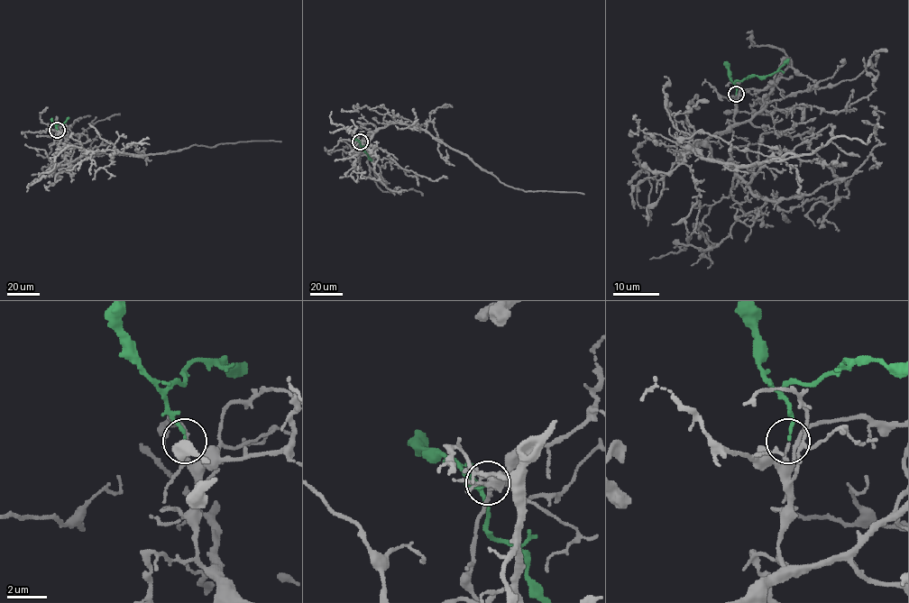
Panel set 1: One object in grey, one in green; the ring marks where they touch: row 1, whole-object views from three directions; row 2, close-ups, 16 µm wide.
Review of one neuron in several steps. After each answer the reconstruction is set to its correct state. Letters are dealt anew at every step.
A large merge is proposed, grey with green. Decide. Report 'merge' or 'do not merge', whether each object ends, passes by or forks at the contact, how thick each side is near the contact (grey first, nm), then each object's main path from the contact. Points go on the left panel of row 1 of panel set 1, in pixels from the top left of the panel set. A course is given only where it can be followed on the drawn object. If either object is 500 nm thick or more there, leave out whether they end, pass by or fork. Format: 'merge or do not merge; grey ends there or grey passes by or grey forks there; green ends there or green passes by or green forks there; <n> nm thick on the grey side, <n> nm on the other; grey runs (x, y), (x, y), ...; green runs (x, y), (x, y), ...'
merge; grey passes by; green ends there; 200 nm thick on the grey side, 140 nm on the other; grey runs (57, 130), (59, 140), (69, 146), (137, 155), (167, 153), (193, 145), (281, 141); green runs (57, 130), (58, 123), (63, 123), (68, 117)

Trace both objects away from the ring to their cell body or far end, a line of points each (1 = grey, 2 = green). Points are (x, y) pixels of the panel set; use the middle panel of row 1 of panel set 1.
1: (360, 141), (372, 132), (390, 123), (417, 125), (464, 153), (501, 183), (515, 188), (584, 194)
2: (360, 141), (371, 160)

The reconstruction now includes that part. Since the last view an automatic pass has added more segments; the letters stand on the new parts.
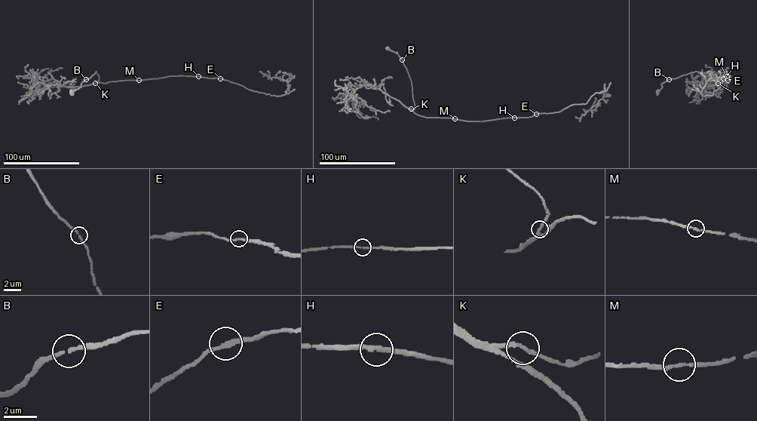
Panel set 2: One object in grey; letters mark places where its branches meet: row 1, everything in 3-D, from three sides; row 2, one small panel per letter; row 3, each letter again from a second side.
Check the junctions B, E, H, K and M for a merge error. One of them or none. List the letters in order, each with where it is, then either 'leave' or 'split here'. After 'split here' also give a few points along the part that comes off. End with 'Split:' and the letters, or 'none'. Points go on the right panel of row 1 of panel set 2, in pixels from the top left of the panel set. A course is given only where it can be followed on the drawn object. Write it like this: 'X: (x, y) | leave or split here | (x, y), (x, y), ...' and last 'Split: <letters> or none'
B: (669, 79) | leave
E: (723, 78) | leave
H: (727, 76) | leave
K: (718, 83) | leave
M: (727, 80) | leave
Split: none

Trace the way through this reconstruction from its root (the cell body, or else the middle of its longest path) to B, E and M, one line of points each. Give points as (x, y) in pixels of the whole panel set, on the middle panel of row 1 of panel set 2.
B: (387, 47), (396, 52), (402, 59)
E: (387, 47), (396, 52), (407, 71), (415, 105), (414, 109), (410, 109), (417, 114), (482, 121), (536, 114)
M: (387, 47), (396, 52), (410, 78), (415, 108), (410, 109), (426, 118), (455, 118)

